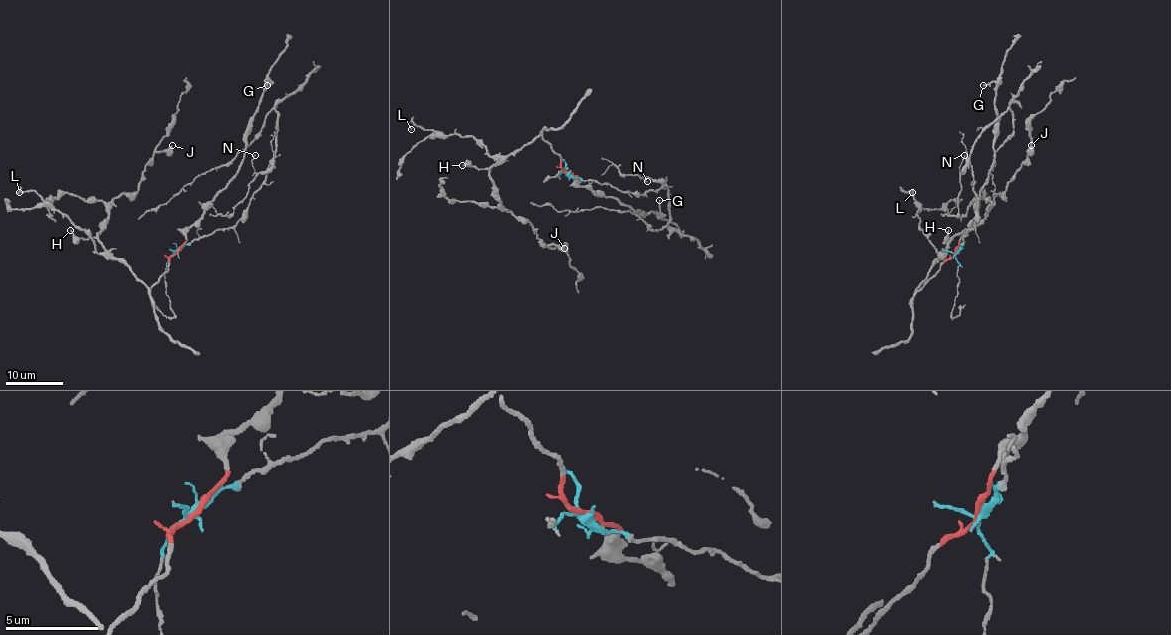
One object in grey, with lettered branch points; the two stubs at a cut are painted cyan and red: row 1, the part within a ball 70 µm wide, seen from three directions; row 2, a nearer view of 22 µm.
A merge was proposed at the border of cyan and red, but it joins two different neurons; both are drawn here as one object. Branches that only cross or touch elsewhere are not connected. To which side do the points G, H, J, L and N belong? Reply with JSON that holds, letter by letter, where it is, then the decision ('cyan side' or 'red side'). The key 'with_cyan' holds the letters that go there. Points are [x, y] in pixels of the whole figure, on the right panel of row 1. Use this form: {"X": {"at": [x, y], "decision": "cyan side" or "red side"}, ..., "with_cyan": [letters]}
{"G": {"at": [983, 85], "decision": "red side"}, "H": {"at": [948, 230], "decision": "red side"}, "J": {"at": [1031, 145], "decision": "red side"}, "L": {"at": [912, 192], "decision": "red side"}, "N": {"at": [964, 155], "decision": "cyan side"}, "with_cyan": ["N"]}

